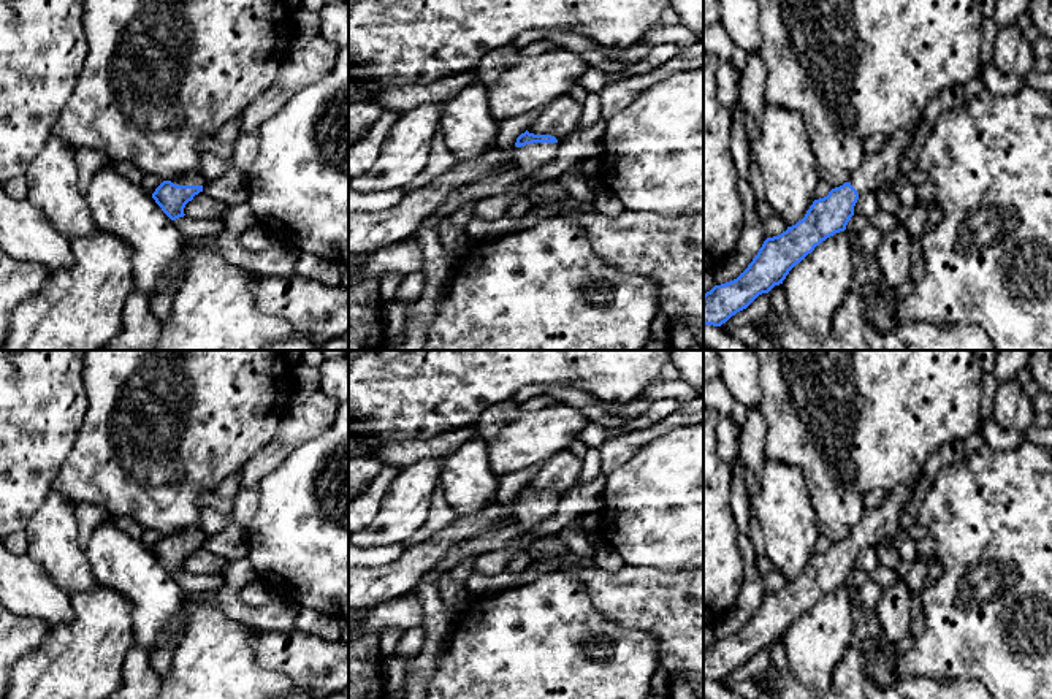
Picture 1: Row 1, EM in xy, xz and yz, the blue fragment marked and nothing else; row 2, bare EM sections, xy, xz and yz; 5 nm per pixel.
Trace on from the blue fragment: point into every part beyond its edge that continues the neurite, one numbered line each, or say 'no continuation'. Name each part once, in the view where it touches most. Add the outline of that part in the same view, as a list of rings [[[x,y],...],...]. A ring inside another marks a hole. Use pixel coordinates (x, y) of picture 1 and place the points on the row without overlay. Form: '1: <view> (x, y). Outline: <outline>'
1: xz (531, 512). Outline: [[[532,498],[516,502],[515,514],[518,525],[534,536],[537,526],[555,515],[556,507],[558,498]]]

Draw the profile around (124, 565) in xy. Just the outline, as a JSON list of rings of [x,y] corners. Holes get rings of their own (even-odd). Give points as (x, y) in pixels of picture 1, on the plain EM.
[[[108,515],[93,531],[86,555],[97,582],[122,594],[132,605],[132,629],[135,645],[149,653],[152,669],[163,678],[168,675],[181,636],[170,631],[181,613],[184,591],[173,575],[162,566],[141,539],[135,539],[117,528],[114,517]]]

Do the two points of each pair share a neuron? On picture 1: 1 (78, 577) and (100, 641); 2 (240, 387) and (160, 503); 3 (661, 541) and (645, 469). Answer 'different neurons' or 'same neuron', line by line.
1: different neurons
2: same neuron
3: same neuron

